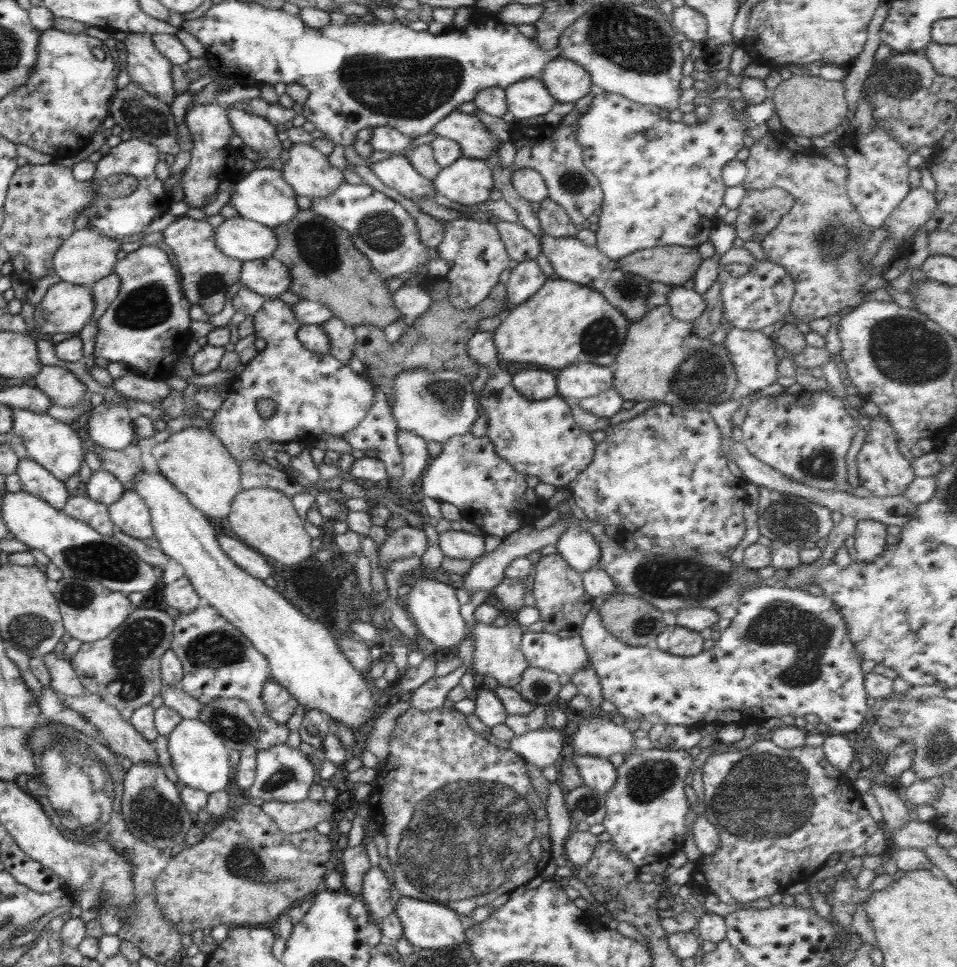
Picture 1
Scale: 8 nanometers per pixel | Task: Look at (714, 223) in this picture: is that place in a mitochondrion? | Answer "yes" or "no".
no

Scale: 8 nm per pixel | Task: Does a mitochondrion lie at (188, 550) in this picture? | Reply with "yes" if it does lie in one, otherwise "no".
no

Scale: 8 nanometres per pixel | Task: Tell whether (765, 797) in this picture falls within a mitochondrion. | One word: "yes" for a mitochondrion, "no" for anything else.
yes

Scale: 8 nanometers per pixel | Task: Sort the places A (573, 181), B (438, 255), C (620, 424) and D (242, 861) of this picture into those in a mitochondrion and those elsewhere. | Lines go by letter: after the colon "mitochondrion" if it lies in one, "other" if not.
A: mitochondrion
B: other
C: other
D: mitochondrion

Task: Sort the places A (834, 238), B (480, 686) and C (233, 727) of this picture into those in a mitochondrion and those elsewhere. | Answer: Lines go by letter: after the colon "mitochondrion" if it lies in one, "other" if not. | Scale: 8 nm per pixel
A: mitochondrion
B: other
C: mitochondrion

